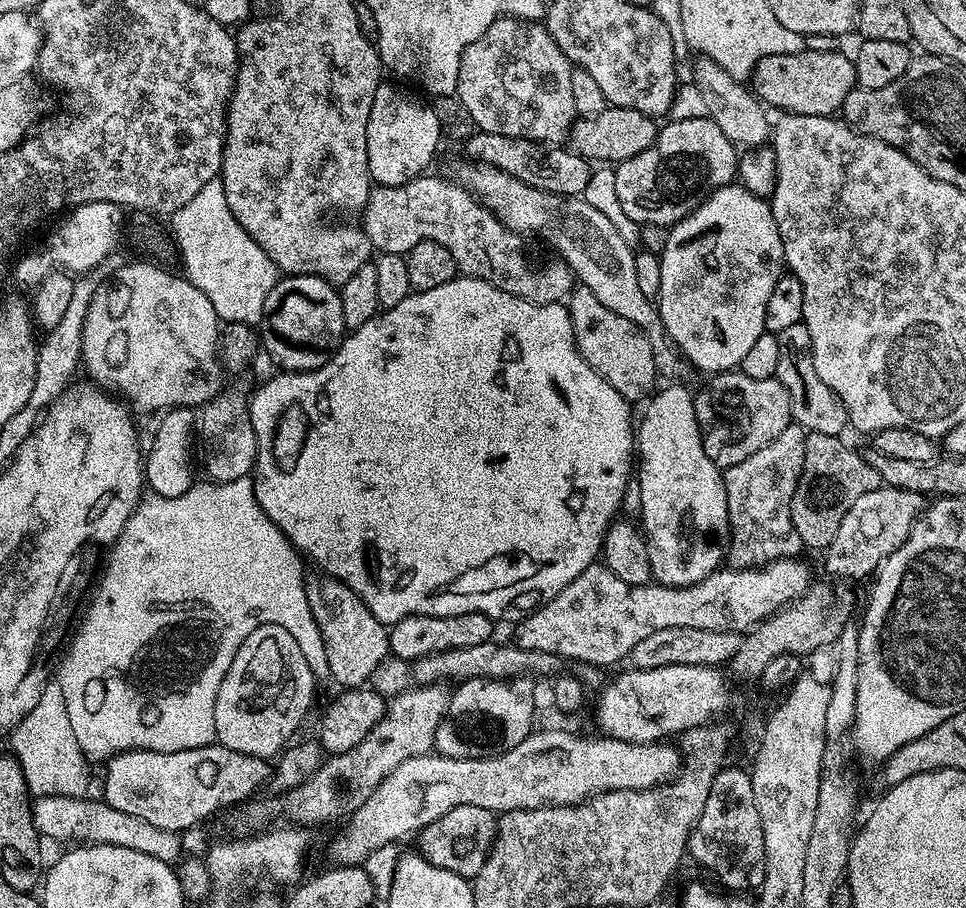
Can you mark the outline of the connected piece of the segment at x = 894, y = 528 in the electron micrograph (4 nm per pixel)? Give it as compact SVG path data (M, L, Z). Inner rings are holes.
M881 486L870 494L862 494L862 498L858 498L858 502L846 510L846 518L838 522L838 534L834 534L823 553L825 570L840 580L860 580L868 575L871 577L885 558L894 554L902 542L906 542L925 507L925 497L910 490Z

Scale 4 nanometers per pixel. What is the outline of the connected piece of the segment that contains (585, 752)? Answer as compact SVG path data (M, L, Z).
M544 728L534 730L525 740L518 742L518 746L514 746L509 752L504 752L500 756L491 756L490 758L446 758L439 754L429 754L419 756L418 758L408 758L406 762L402 762L402 766L398 766L387 776L381 784L376 787L374 794L370 794L370 798L366 798L366 802L362 802L362 806L358 806L358 810L354 810L352 815L347 817L344 833L336 836L332 840L332 856L337 865L363 865L368 855L373 854L374 850L384 847L387 844L396 844L400 842L403 836L419 833L421 828L426 827L430 822L434 822L438 818L442 818L442 814L446 814L450 810L454 810L456 806L482 806L482 810L490 810L493 814L503 814L513 812L514 810L526 810L527 808L542 808L553 804L582 804L585 800L592 796L597 796L599 792L613 792L614 790L646 790L647 788L656 788L659 784L666 784L670 780L675 780L682 771L682 757L680 749L672 742L657 742L654 744L631 744L625 740L613 740L611 738L599 738L594 740L588 736L575 736L572 732L563 732L560 728Z

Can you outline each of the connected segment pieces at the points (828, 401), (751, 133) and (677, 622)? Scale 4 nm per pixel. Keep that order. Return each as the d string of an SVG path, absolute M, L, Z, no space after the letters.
M801 322L776 333L776 337L778 370L774 378L782 382L782 386L786 386L786 394L790 394L793 421L802 425L808 432L840 436L843 428L849 427L848 411L842 398L838 398L838 394L834 394L834 390L830 390L830 386L826 386L822 378L818 378L818 370L814 370L810 330L806 330L806 326Z
M707 58L698 60L700 61L692 68L690 80L702 94L703 101L706 102L709 110L707 119L716 123L715 131L726 137L731 144L744 150L767 145L770 140L770 120L768 124L767 116L769 113L765 111L760 101L741 81L732 77L722 66Z
M800 558L772 560L758 568L724 566L702 578L702 582L681 588L667 588L655 582L622 582L603 563L594 562L566 590L519 621L515 625L514 642L519 648L542 650L565 661L594 664L604 670L607 664L627 661L634 646L654 634L654 630L690 626L694 630L744 634L808 591L814 577L802 561Z

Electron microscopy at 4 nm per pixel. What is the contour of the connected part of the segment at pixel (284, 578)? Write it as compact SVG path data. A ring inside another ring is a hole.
M251 479L235 480L234 482L226 482L225 484L213 484L211 482L196 482L192 488L186 490L181 497L166 498L158 495L148 494L141 499L139 506L134 510L134 514L130 514L130 518L126 522L126 526L122 530L122 534L117 538L116 543L112 545L106 556L106 563L103 565L104 577L95 585L94 591L91 593L92 605L88 608L88 613L84 616L84 621L75 629L74 635L71 637L70 643L67 645L68 653L64 656L64 661L60 664L60 677L58 683L62 690L62 698L66 698L66 714L70 718L70 727L74 730L74 738L78 738L78 746L82 746L84 755L89 758L95 756L104 756L103 758L111 758L117 756L120 752L177 752L178 750L194 750L198 746L206 746L213 743L216 738L216 727L214 726L214 702L218 702L218 686L222 686L222 678L226 678L226 670L230 670L230 662L234 662L234 654L238 654L238 646L242 646L242 642L250 634L254 634L254 630L258 630L258 626L266 626L273 624L280 626L282 630L294 638L294 642L298 642L299 649L303 650L302 655L306 657L306 662L310 662L310 670L316 675L317 681L324 682L329 679L328 663L326 662L326 646L320 642L320 631L318 630L318 622L314 622L314 614L310 614L310 606L306 602L306 590L304 582L306 579L305 565L302 563L301 557L297 554L292 544L282 534L282 530L278 530L278 526L274 526L274 522L270 522L270 518L266 518L266 514L258 506L256 495L252 489Z

